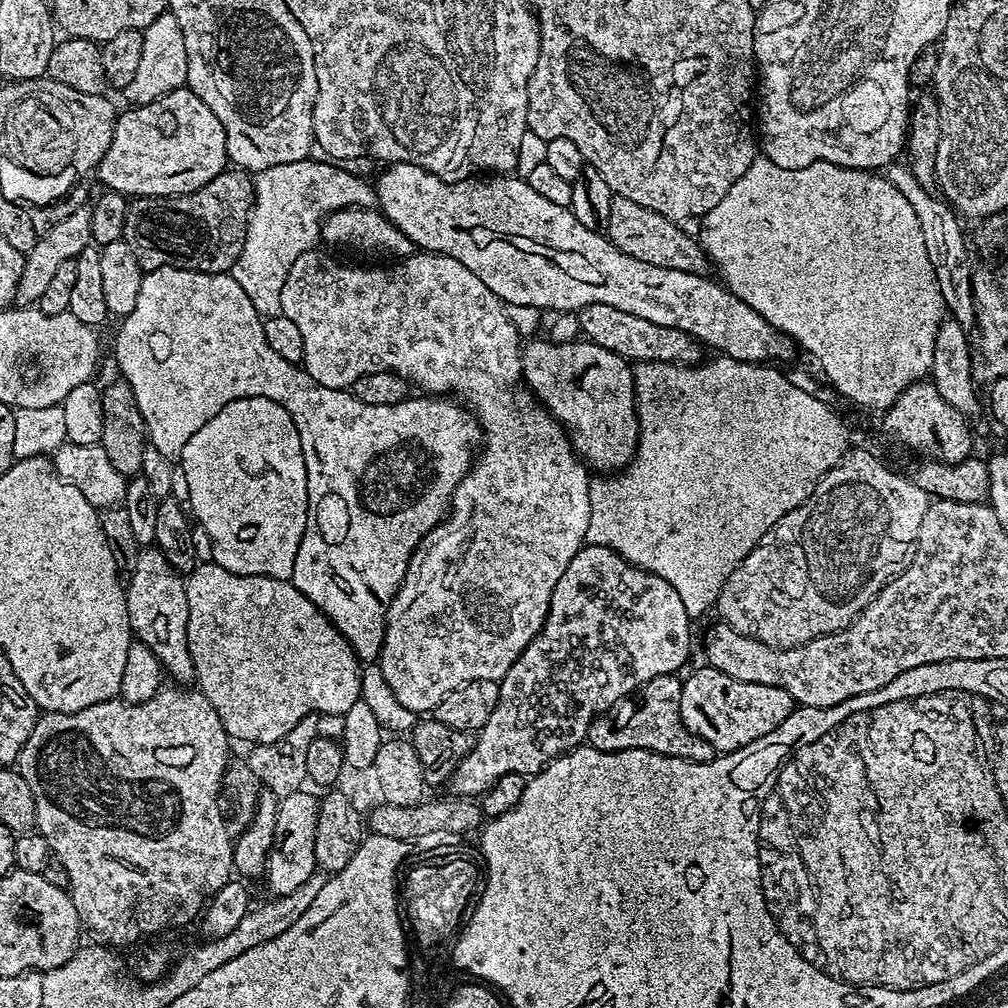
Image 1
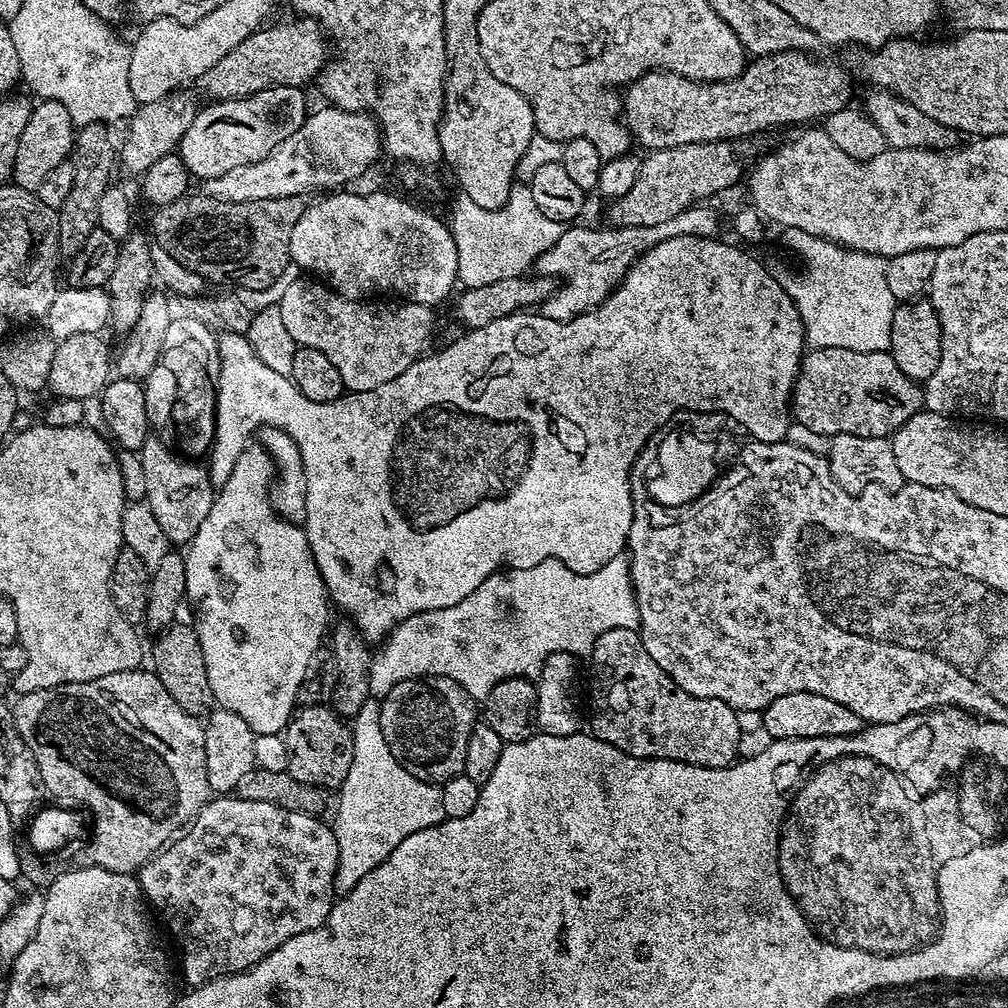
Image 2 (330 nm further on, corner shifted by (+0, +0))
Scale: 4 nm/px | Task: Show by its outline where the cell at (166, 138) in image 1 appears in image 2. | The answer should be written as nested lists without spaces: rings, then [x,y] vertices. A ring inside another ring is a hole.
[[[267,88],[240,100],[217,100],[209,108],[197,111],[190,130],[180,139],[178,154],[186,166],[189,177],[203,182],[226,174],[237,166],[258,162],[278,146],[309,115],[310,107],[304,101],[304,88]]]

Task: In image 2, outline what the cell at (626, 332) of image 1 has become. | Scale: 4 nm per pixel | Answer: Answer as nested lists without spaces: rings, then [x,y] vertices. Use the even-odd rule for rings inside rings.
[[[812,348],[800,362],[800,373],[796,387],[792,389],[791,415],[795,423],[808,426],[817,434],[837,436],[858,434],[862,438],[871,436],[891,437],[915,412],[924,408],[924,388],[910,379],[898,368],[891,351],[863,352],[849,348]]]

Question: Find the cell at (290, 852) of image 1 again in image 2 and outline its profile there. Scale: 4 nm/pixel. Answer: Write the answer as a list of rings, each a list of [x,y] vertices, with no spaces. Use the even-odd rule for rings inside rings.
[[[224,794],[219,798],[209,799],[203,804],[200,813],[192,820],[192,823],[183,829],[182,834],[177,835],[167,846],[152,855],[147,862],[138,869],[138,879],[141,893],[153,909],[160,911],[176,948],[180,951],[178,956],[178,968],[184,971],[185,985],[195,986],[206,980],[212,980],[216,976],[227,976],[233,972],[241,972],[250,966],[265,960],[266,957],[278,950],[282,942],[294,938],[303,932],[309,932],[315,928],[324,927],[328,912],[334,903],[334,881],[336,879],[336,867],[338,866],[338,842],[334,838],[331,827],[323,824],[320,816],[311,816],[305,812],[294,810],[282,810],[282,806],[274,806],[270,802],[254,802],[242,800],[232,794]]]

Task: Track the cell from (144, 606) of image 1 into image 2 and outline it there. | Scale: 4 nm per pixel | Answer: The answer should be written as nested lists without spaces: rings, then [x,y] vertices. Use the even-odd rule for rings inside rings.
[[[153,438],[146,439],[139,447],[140,472],[144,475],[143,495],[154,518],[158,518],[158,526],[162,526],[162,534],[166,534],[169,545],[187,546],[192,543],[194,534],[198,534],[202,518],[210,514],[214,484],[212,488],[212,480],[207,470],[198,464],[200,462],[173,452],[162,441]]]

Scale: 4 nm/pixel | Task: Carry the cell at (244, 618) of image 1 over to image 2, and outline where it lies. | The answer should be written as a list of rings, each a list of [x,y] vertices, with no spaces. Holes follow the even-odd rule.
[[[253,442],[249,448],[244,448],[240,452],[240,457],[236,460],[236,465],[232,468],[232,473],[224,480],[224,485],[219,485],[215,493],[210,514],[202,518],[202,526],[198,526],[198,534],[194,534],[192,543],[187,545],[184,552],[186,568],[186,600],[192,603],[192,612],[196,615],[194,627],[198,634],[198,642],[202,646],[202,658],[206,666],[206,674],[210,682],[213,701],[219,707],[230,710],[250,726],[250,730],[255,732],[257,737],[272,736],[283,733],[284,727],[288,725],[288,719],[292,716],[297,707],[296,695],[300,692],[300,687],[304,684],[304,679],[308,676],[308,667],[312,664],[312,659],[316,656],[316,651],[320,648],[320,643],[325,643],[326,633],[329,631],[328,624],[328,604],[330,597],[328,589],[324,586],[324,580],[320,577],[318,566],[312,557],[312,551],[308,545],[308,539],[304,533],[303,527],[299,524],[291,524],[289,520],[284,520],[276,513],[272,507],[270,499],[270,489],[274,483],[274,465],[272,456],[268,449],[259,443]]]

